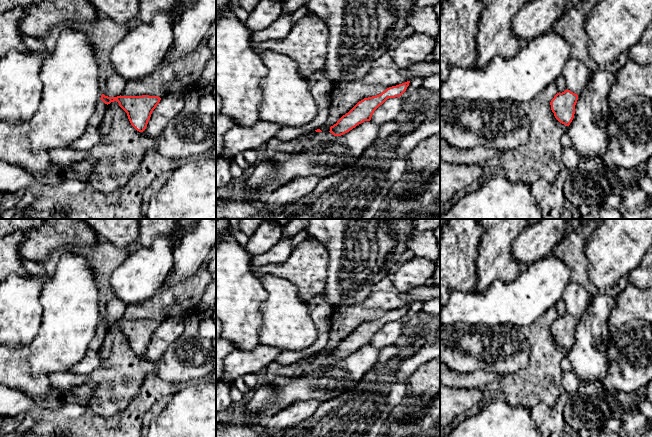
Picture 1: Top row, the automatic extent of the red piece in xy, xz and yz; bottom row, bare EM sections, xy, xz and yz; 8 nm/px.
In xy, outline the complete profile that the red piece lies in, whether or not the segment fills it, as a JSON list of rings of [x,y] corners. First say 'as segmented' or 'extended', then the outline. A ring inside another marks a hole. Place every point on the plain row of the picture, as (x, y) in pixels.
as segmented | [[[104,318],[101,319],[100,323],[107,329],[117,325],[127,337],[131,349],[139,356],[146,353],[153,334],[161,324],[158,320],[149,319],[108,321]]]

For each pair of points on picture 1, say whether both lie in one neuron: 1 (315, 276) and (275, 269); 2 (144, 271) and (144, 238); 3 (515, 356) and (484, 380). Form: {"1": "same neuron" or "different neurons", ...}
{"1": "same neuron", "2": "different neurons", "3": "different neurons"}

